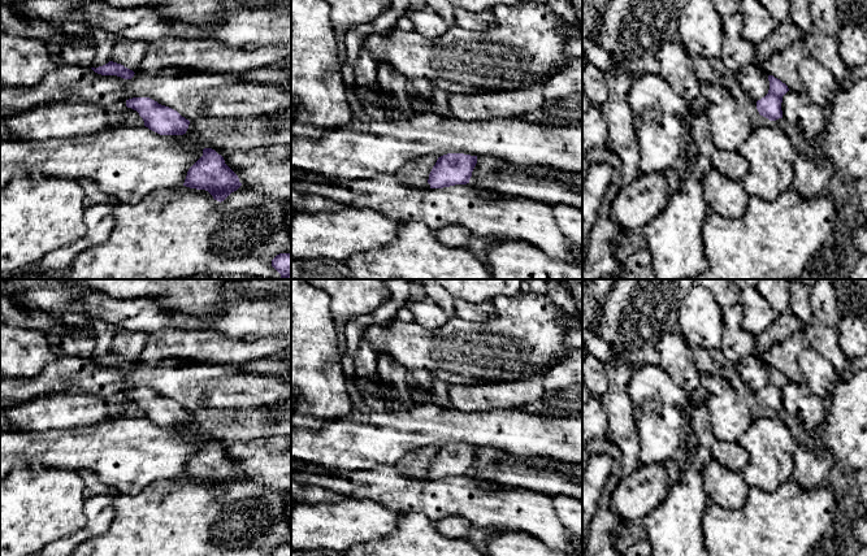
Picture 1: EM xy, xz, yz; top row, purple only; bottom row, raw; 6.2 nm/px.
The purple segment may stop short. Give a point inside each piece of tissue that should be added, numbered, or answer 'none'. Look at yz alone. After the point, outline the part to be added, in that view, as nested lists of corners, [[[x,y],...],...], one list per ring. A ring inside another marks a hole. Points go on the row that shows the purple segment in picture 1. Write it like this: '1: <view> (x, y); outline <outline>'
none

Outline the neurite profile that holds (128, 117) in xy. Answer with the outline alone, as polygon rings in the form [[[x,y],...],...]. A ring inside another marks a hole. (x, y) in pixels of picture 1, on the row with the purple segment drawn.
[[[118,101],[107,108],[110,114],[108,123],[110,129],[121,126],[143,126],[144,121],[139,113],[126,107],[126,101]]]

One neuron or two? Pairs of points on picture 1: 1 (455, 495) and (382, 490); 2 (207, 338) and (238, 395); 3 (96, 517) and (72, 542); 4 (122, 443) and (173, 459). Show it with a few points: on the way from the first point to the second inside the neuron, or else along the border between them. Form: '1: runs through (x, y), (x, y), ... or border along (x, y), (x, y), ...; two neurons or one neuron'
1: runs through (437, 498), (401, 494); one neuron
2: border along (233, 372), (243, 373); two neurons
3: runs through (94, 524), (78, 538); one neuron
4: runs through (135, 452), (160, 452); one neuron

